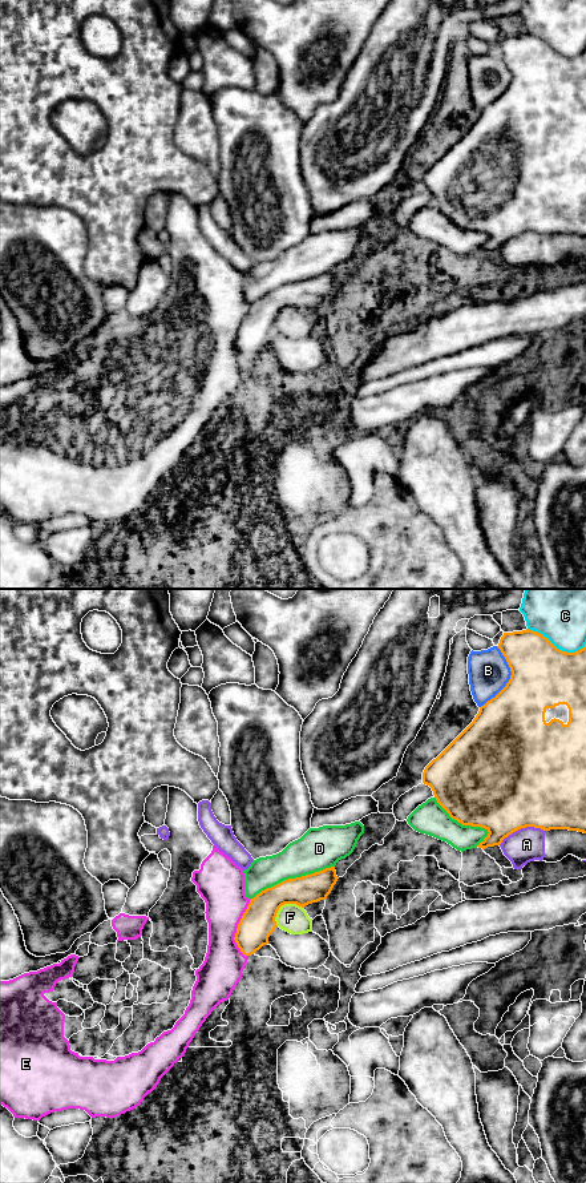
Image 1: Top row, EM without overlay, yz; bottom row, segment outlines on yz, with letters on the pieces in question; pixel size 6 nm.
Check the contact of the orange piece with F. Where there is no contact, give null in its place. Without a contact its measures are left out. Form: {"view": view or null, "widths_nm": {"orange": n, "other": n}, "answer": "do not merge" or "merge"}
{"view": "yz", "widths_nm": {"orange": 200, "other": 170}, "answer": "do not merge"}

